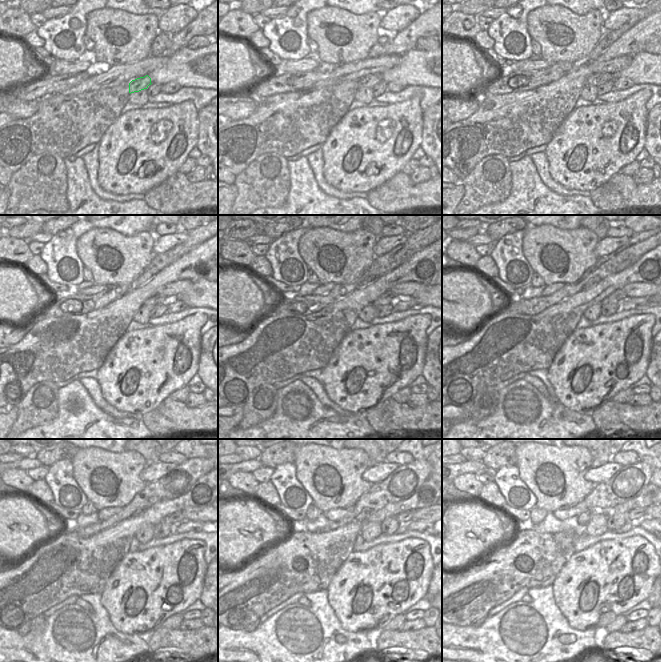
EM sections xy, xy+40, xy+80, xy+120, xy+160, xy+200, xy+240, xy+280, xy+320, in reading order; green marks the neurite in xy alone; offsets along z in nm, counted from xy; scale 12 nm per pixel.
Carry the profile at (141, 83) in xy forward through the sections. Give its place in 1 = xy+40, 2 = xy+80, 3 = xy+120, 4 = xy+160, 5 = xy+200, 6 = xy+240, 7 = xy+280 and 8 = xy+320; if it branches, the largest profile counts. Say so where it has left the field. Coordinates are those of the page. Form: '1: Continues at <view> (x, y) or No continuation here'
1: Continues at xy+40 (369, 81)
2: Continues at xy+80 (594, 79)
3: Continues at xy+120 (154, 301)
4: Continues at xy+160 (387, 298)
5: Continues at xy+200 (617, 296)
6: Continues at xy+240 (178, 517)
7: Continues at xy+280 (407, 516)
8: Continues at xy+320 (638, 512)

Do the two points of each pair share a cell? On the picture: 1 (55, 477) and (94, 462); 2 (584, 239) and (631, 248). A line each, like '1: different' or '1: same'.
1: different
2: different

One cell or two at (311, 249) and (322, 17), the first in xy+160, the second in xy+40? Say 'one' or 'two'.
one

